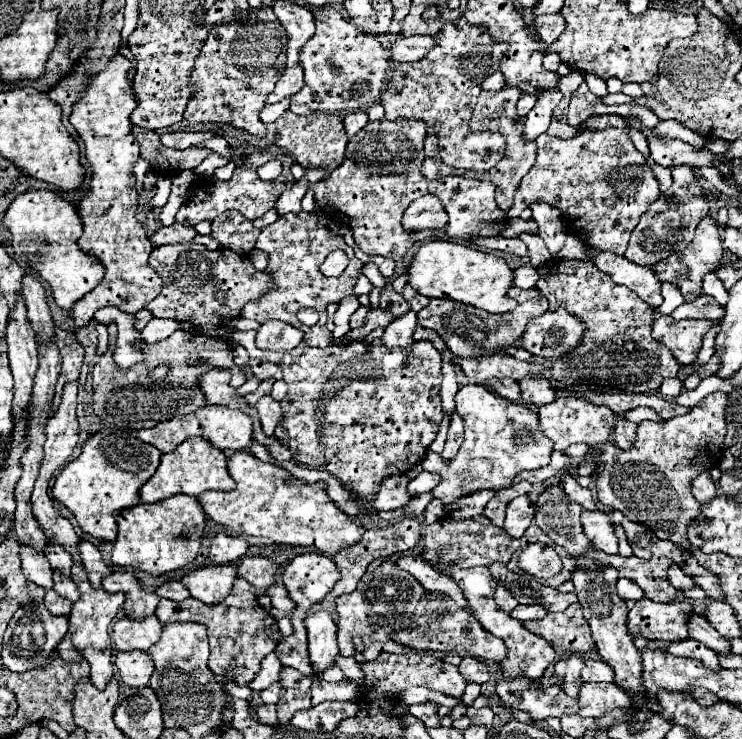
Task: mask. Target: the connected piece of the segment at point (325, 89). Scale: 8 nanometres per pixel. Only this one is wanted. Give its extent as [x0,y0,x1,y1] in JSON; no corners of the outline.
[290,9,392,115]

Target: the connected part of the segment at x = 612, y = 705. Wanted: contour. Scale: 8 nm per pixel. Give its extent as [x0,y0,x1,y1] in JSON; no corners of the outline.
[578,683,632,717]

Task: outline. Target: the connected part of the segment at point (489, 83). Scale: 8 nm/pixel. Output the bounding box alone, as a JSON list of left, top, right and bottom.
[482,73,506,91]

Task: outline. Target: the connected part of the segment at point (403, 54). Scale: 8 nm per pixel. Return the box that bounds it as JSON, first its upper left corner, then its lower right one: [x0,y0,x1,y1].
[390,35,434,61]

